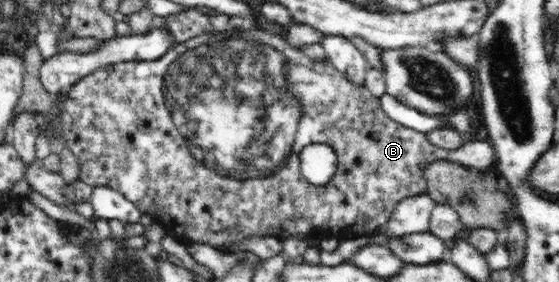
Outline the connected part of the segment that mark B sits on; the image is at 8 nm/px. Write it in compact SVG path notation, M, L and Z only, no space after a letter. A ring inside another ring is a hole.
M263 22L263 23L262 23L262 24L261 24L261 26L259 26L259 27L254 27L254 28L253 28L253 27L246 27L246 25L245 25L245 27L244 27L244 28L243 28L243 29L238 29L238 30L237 30L237 31L235 31L235 30L234 30L234 28L233 28L233 27L230 27L230 29L229 29L229 30L228 30L228 31L227 31L227 30L226 30L226 31L224 31L224 32L219 32L219 31L215 31L215 32L207 32L207 33L201 33L201 34L198 34L198 35L196 35L196 36L194 36L194 37L192 37L192 38L190 38L190 39L187 39L187 40L186 40L186 41L185 41L185 42L177 42L177 43L176 43L176 44L174 44L174 45L173 45L173 46L172 46L172 47L171 47L171 48L170 48L170 49L169 49L169 50L168 50L168 51L167 51L167 52L166 52L166 53L164 53L164 54L162 54L162 55L161 55L161 56L160 56L160 57L159 57L159 58L158 58L158 59L153 59L153 60L140 60L140 61L136 61L136 60L134 60L134 61L122 61L122 62L118 62L118 63L114 63L114 65L108 65L108 67L102 67L102 69L94 69L94 71L92 71L92 73L90 73L90 75L86 75L86 77L82 77L82 79L80 79L80 81L77 81L77 82L76 82L76 83L74 83L74 85L72 85L72 86L71 86L71 87L70 87L70 88L68 88L68 89L66 89L66 90L65 90L65 91L64 91L64 95L63 95L63 92L61 92L61 93L58 93L58 94L56 94L56 95L54 95L54 97L56 97L56 99L61 99L61 101L62 101L62 106L61 106L61 107L60 107L60 133L61 133L61 135L62 135L62 137L63 137L63 139L64 139L64 140L65 140L65 145L67 145L67 147L68 147L68 148L69 148L69 149L70 149L70 151L72 151L72 153L73 153L73 154L74 154L74 155L76 155L76 157L78 157L78 159L79 159L79 164L80 164L80 173L79 173L79 176L78 176L78 179L79 179L79 180L80 180L80 181L84 181L84 183L87 183L87 184L88 184L88 185L91 185L91 186L92 186L92 187L98 187L98 186L108 186L108 187L110 187L110 188L112 188L112 189L115 189L115 190L116 190L116 191L119 191L119 192L120 192L120 193L121 193L121 194L122 194L122 195L124 195L124 197L126 197L126 199L129 199L129 200L130 200L130 201L131 201L131 202L132 202L132 203L135 203L135 204L136 204L136 205L137 205L137 208L138 208L138 209L139 209L139 210L140 210L140 211L141 211L141 213L147 213L147 214L148 214L148 215L150 215L150 216L152 216L152 217L153 217L153 219L154 219L154 220L159 220L159 222L161 222L161 223L163 223L163 224L165 224L165 227L166 227L166 228L167 228L167 229L168 229L168 228L172 228L172 229L174 229L174 231L176 231L176 238L177 238L177 237L182 237L182 239L184 239L184 242L185 242L185 241L195 241L195 242L199 242L199 243L204 243L204 244L208 244L208 245L211 245L211 246L212 246L212 247L215 247L215 248L216 248L216 249L218 249L218 250L219 250L219 251L220 251L220 252L223 252L223 253L232 253L232 254L238 254L238 256L239 256L239 257L243 257L243 256L244 256L244 254L243 254L243 252L244 252L244 251L242 251L242 252L239 252L239 253L235 253L235 251L236 251L236 247L240 247L240 245L242 245L242 243L244 243L244 239L252 239L252 237L268 237L268 236L270 236L270 237L276 237L276 238L278 238L278 239L282 239L282 238L284 238L284 237L285 237L285 238L288 238L288 237L291 237L291 236L296 236L296 237L302 237L302 238L304 238L304 239L306 239L306 238L307 238L307 236L308 236L308 235L310 235L310 233L311 233L311 232L312 232L312 231L313 231L313 233L315 233L315 235L319 235L319 237L322 237L322 238L336 238L336 239L337 239L337 241L338 241L338 242L341 242L341 241L346 241L346 239L347 239L347 238L351 238L351 237L358 237L358 236L365 236L365 237L366 237L366 238L368 238L368 239L370 239L370 240L371 240L371 241L372 241L372 240L376 240L376 239L377 239L377 235L378 235L378 233L379 233L379 229L382 229L382 228L383 228L383 227L386 227L386 225L387 225L387 221L388 221L388 220L389 220L389 219L390 219L390 216L391 216L391 213L392 213L392 212L393 212L393 211L394 211L394 208L395 208L395 207L396 207L396 206L397 206L397 203L398 203L398 202L399 202L399 201L400 201L400 200L401 200L401 199L404 199L404 198L405 198L405 197L406 197L406 196L408 196L408 197L412 197L412 196L416 196L416 195L420 195L420 194L424 194L424 193L426 193L426 187L427 187L427 185L426 185L426 178L424 178L424 176L422 176L422 167L424 167L424 165L428 165L428 163L432 163L432 161L436 161L436 159L442 159L442 160L446 160L446 161L452 161L452 162L454 162L454 163L457 163L457 164L460 164L460 165L461 165L461 166L465 166L465 167L466 167L466 168L469 168L469 169L474 169L474 170L476 170L476 171L486 171L486 169L487 169L487 167L488 167L488 166L490 166L490 165L493 165L493 163L494 163L494 162L495 162L495 161L496 161L496 155L495 155L495 151L494 151L494 148L493 148L493 146L492 146L492 145L491 145L491 142L488 142L488 141L485 141L485 140L474 140L474 141L472 141L472 140L470 140L470 141L466 141L466 142L465 142L465 144L464 144L464 145L461 145L461 146L460 146L460 147L459 147L459 148L458 148L458 149L453 149L453 150L448 150L448 149L444 149L444 148L440 148L440 147L438 147L438 146L436 146L436 145L434 145L434 144L432 144L432 142L430 142L430 140L428 140L428 136L426 136L426 134L425 134L425 133L422 133L422 132L419 132L419 131L416 131L416 130L414 130L414 129L410 129L410 128L408 128L408 127L406 127L406 126L404 126L404 125L402 125L402 124L400 124L400 123L398 123L398 122L396 122L396 121L394 121L394 120L392 120L392 118L390 118L390 116L388 116L388 114L386 114L386 112L384 112L384 110L383 110L383 109L382 109L382 102L380 102L380 99L379 99L379 98L378 98L378 97L375 97L375 96L374 96L374 95L373 95L373 94L372 94L372 93L371 93L371 92L370 92L370 91L369 91L369 90L368 90L368 89L367 89L367 88L366 88L366 87L365 87L365 86L364 86L364 87L359 87L359 85L356 85L356 83L354 83L354 82L352 82L352 80L350 80L350 79L348 79L348 78L346 78L346 76L344 76L344 75L342 75L342 74L341 74L341 73L340 73L340 71L338 71L338 70L337 70L337 69L336 69L336 67L334 67L334 66L333 66L333 65L332 65L332 62L331 62L331 61L330 61L330 60L329 60L329 58L326 58L326 59L325 59L325 60L312 60L312 57L309 57L309 55L308 55L308 53L307 53L307 52L304 52L304 51L302 51L302 50L300 50L300 49L298 49L298 48L294 48L294 46L290 46L290 44L288 44L288 40L286 40L286 38L284 38L284 35L283 35L283 30L281 30L281 29L280 29L280 28L276 28L276 27L274 27L274 26L272 26L272 25L270 25L270 24L268 24L268 23L266 23L266 22ZM320 143L322 143L322 144L326 144L326 145L329 145L329 146L330 146L330 147L332 147L332 149L333 149L333 150L334 150L334 151L335 151L335 154L336 154L336 155L337 155L337 173L336 173L336 174L335 174L335 175L334 175L334 177L333 177L333 178L332 178L332 179L331 179L331 180L330 180L330 181L329 181L329 183L328 183L328 184L326 184L326 185L323 185L323 186L322 186L322 187L318 187L318 186L315 186L315 185L314 185L314 184L311 184L311 183L310 183L310 182L308 182L308 180L306 180L306 178L305 178L305 177L304 177L304 174L302 174L302 172L301 172L301 167L300 167L300 158L299 158L299 153L300 153L300 152L301 152L301 151L302 151L302 148L303 148L303 147L306 147L306 146L307 146L307 145L310 145L310 144L320 144ZM275 168L278 168L278 169L279 169L279 171L278 171L278 172L276 172L276 173L275 173L275 174L272 174L272 175L271 175L271 176L268 176L268 177L265 177L265 178L256 178L256 177L257 177L257 176L259 176L259 175L260 175L260 174L262 174L262 173L261 173L261 171L262 171L262 170L263 170L263 171L264 171L264 172L266 172L266 171L267 171L267 170L268 170L268 169L271 169L271 170L275 170Z

